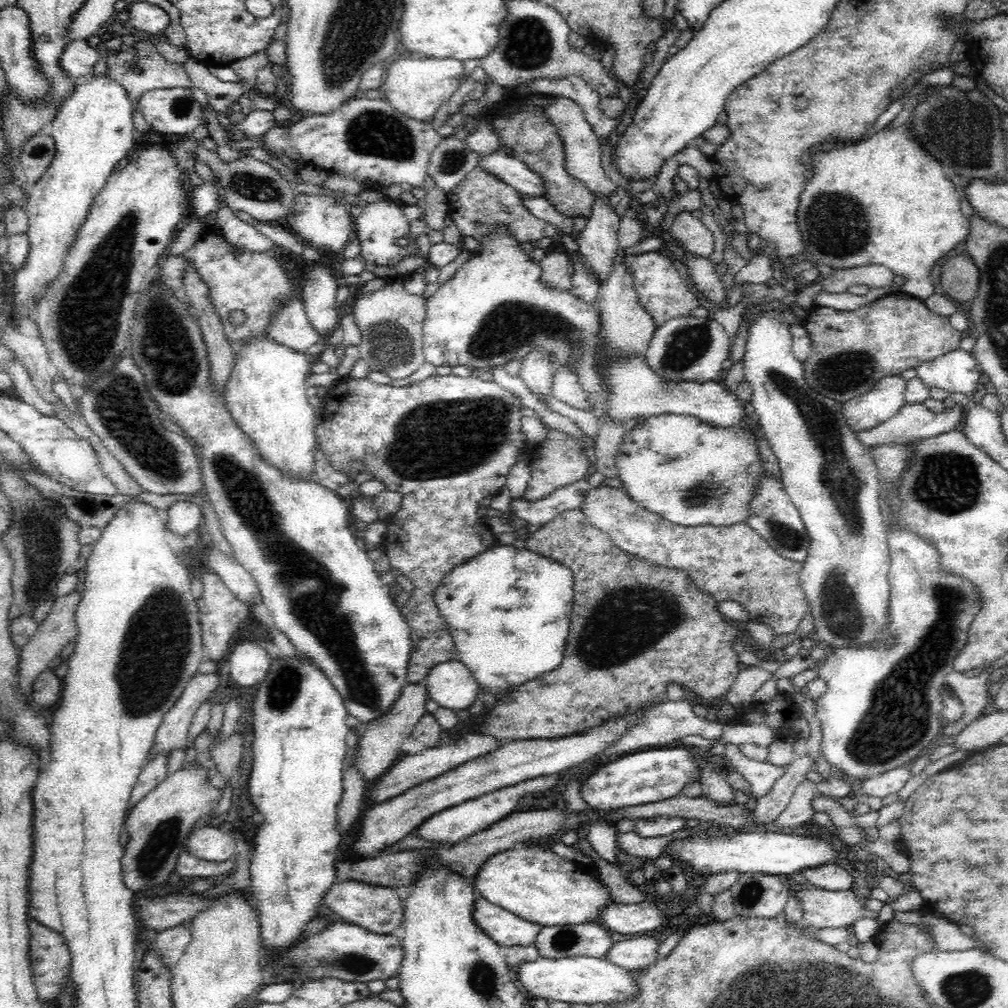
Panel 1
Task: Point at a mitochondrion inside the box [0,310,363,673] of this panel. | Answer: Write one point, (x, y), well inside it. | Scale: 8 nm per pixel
(120, 406)

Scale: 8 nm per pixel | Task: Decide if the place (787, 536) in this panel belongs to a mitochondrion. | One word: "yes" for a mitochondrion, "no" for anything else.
yes

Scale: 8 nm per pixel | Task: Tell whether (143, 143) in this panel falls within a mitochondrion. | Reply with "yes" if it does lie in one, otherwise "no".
no

